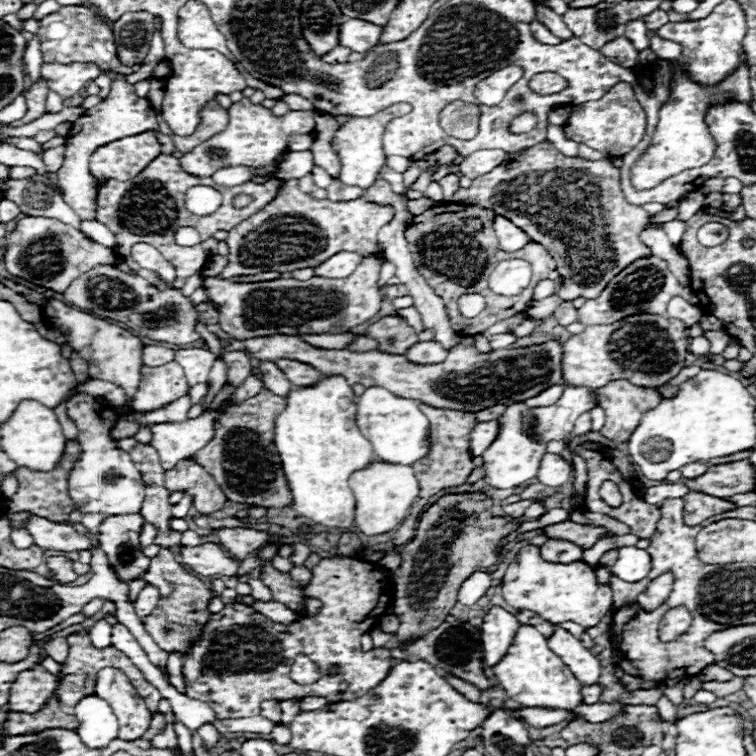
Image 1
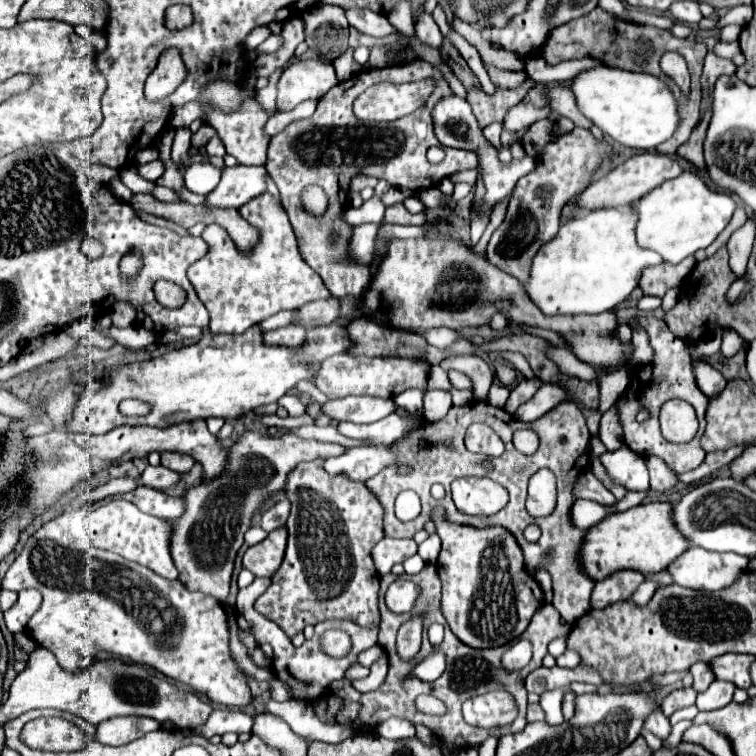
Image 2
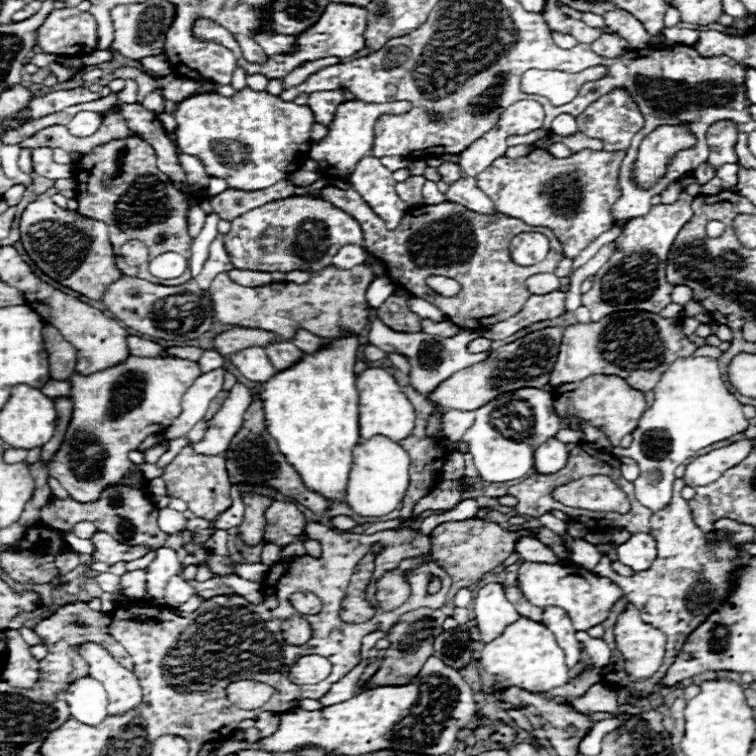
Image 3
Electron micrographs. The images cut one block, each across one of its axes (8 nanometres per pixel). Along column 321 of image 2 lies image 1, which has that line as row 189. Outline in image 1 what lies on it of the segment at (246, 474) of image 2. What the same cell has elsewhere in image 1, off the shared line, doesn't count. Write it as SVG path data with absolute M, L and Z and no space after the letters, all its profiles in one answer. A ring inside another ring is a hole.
M448 174L448 176L444 176L444 178L440 178L438 180L438 184L440 184L440 188L442 188L442 192L444 192L444 198L448 200L458 188L460 188L460 184L458 184L458 174Z

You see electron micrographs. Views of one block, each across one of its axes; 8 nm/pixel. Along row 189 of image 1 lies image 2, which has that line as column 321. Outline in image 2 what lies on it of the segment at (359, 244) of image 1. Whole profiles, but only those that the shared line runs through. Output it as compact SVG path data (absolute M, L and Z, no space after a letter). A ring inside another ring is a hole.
M268 192L250 200L250 204L244 204L240 214L260 230L260 242L256 248L248 256L240 254L228 232L218 224L210 224L202 234L202 238L210 244L210 252L188 268L188 280L210 312L208 330L214 336L242 334L250 326L280 310L292 310L312 300L330 298L322 278L300 256L298 242L292 240L294 230L288 214Z

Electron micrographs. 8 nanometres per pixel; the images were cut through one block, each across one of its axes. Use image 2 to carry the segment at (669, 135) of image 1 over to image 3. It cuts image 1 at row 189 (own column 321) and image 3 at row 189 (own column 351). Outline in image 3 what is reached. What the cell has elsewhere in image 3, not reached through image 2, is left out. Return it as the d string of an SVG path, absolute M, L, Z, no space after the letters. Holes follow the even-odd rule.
M658 126L640 144L638 158L636 158L634 166L632 166L632 180L634 180L634 184L638 188L642 188L642 190L652 188L656 184L656 180L660 180L668 172L670 158L676 156L680 150L686 150L686 148L692 148L692 146L696 146L696 134L692 134L692 130L688 126Z

